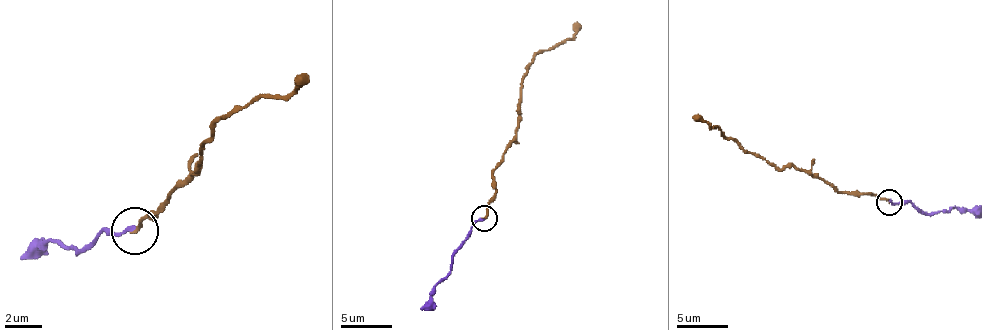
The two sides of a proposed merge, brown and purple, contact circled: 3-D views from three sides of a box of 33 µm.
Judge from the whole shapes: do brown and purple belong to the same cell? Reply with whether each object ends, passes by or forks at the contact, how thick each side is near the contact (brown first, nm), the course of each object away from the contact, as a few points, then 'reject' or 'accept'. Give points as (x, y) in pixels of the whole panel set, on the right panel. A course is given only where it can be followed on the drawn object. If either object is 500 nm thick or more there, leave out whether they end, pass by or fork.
brown ends there; purple ends there; 190 nm thick on the brown side, 200 nm on the other; brown runs (888, 202), (865, 192), (839, 192), (798, 169), (775, 169), (692, 117); purple runs (891, 202), (911, 202), (922, 213), (942, 213), (963, 207), (981, 218); accept

